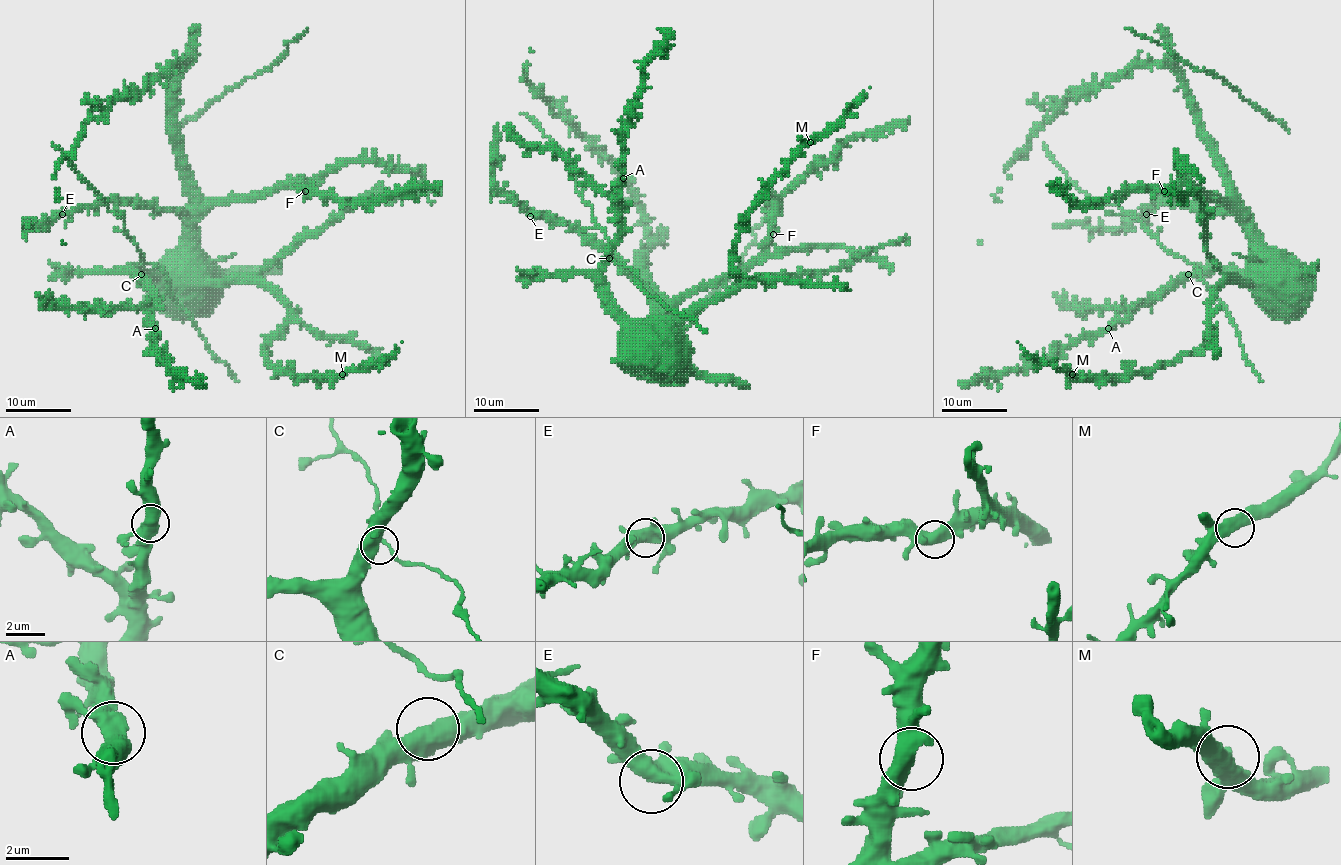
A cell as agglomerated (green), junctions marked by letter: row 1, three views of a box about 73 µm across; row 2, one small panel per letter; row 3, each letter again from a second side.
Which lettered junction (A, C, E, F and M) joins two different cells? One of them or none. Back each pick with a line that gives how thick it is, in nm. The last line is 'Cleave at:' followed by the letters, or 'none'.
Cleave at: none

